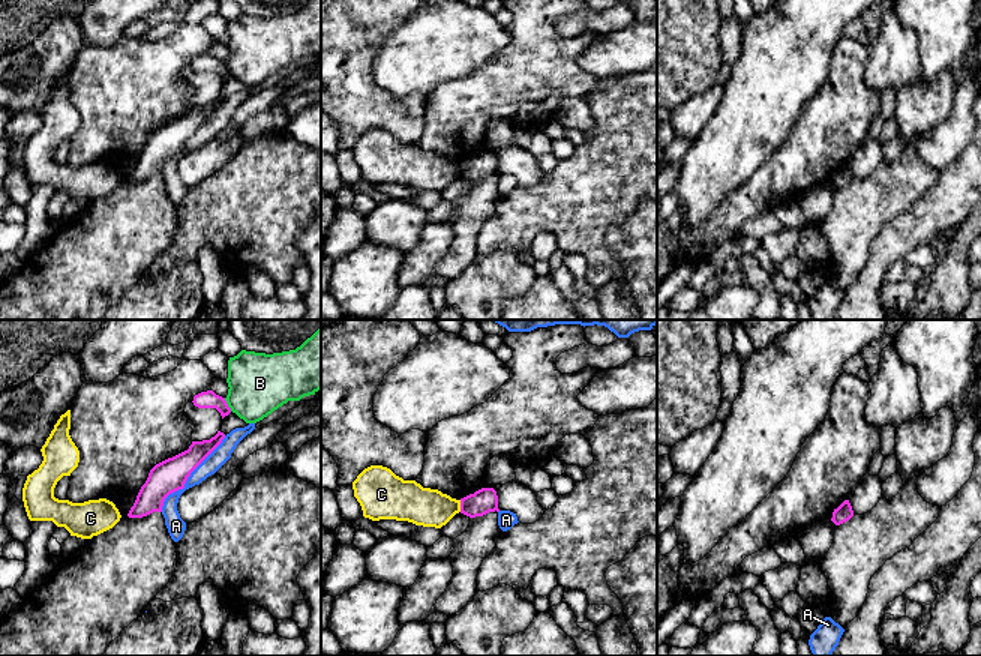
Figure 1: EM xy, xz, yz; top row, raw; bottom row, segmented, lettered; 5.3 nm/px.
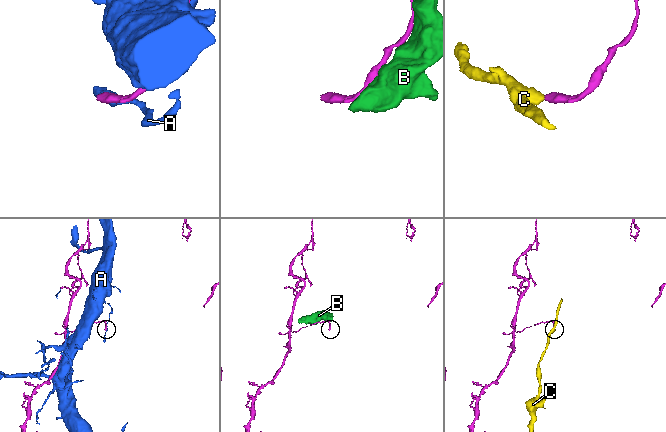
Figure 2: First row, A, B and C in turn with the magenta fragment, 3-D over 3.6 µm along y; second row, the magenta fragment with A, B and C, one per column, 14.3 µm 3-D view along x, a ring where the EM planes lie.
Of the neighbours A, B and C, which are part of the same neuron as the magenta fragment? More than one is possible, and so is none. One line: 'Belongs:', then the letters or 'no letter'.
Belongs: no letter

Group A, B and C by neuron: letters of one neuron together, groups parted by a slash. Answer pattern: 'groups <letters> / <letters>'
groups A / B / C

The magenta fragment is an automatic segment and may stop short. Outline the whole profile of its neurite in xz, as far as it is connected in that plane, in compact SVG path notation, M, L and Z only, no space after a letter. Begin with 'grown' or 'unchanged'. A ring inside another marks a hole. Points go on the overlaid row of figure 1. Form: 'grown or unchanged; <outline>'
unchanged; M482 488L460 498L460 513L470 518L483 516L495 510L500 512L498 495L494 488Z

